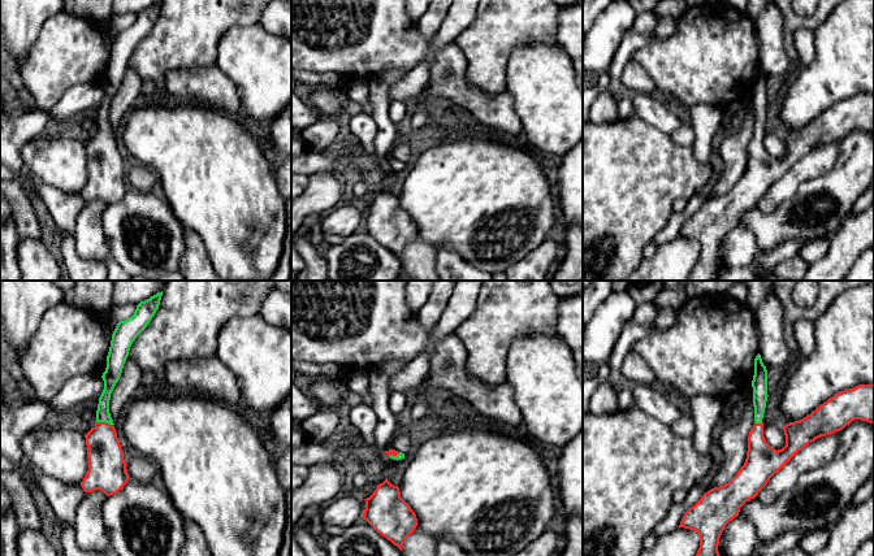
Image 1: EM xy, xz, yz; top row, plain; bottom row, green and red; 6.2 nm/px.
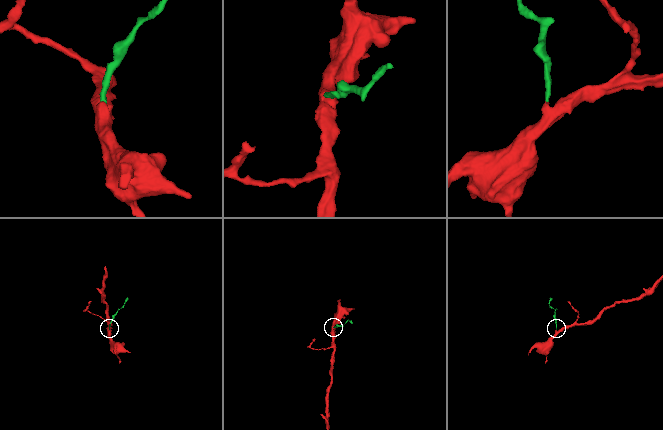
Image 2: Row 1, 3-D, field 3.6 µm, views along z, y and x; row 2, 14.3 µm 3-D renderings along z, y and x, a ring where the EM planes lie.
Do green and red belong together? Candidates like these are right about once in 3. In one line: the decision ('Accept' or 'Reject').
Accept

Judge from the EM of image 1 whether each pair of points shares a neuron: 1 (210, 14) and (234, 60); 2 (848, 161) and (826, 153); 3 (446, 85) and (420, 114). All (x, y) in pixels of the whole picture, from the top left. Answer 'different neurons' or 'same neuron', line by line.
1: different neurons
2: different neurons
3: different neurons

